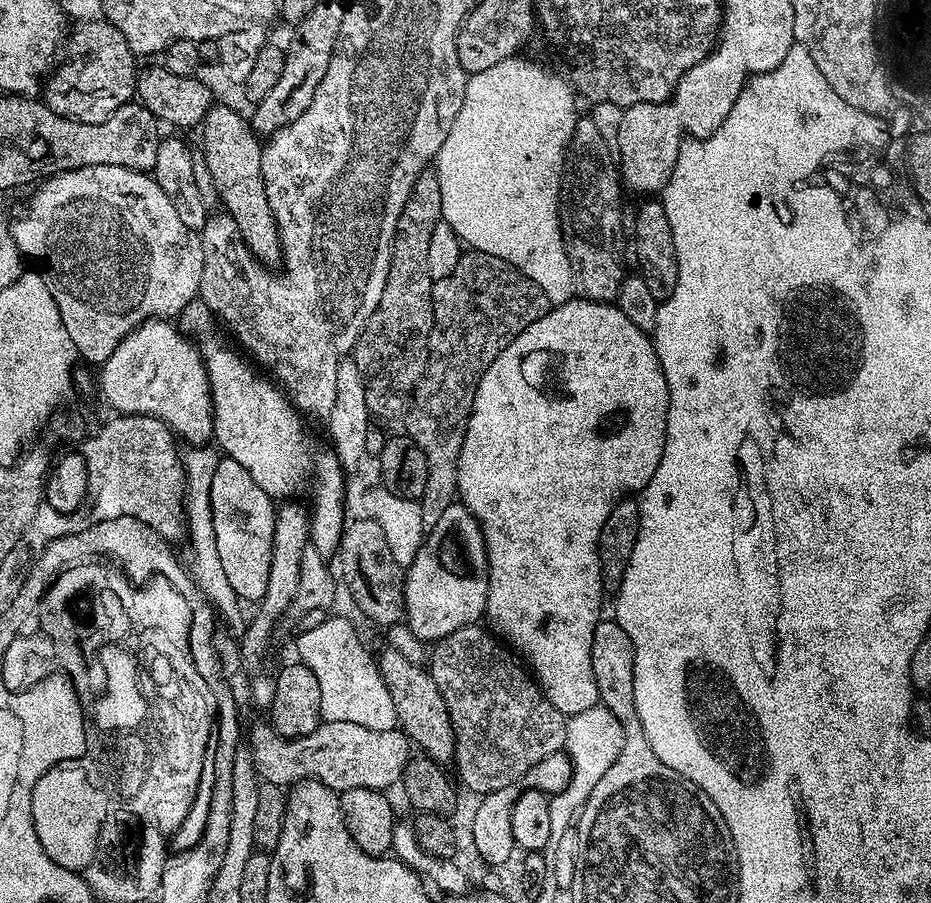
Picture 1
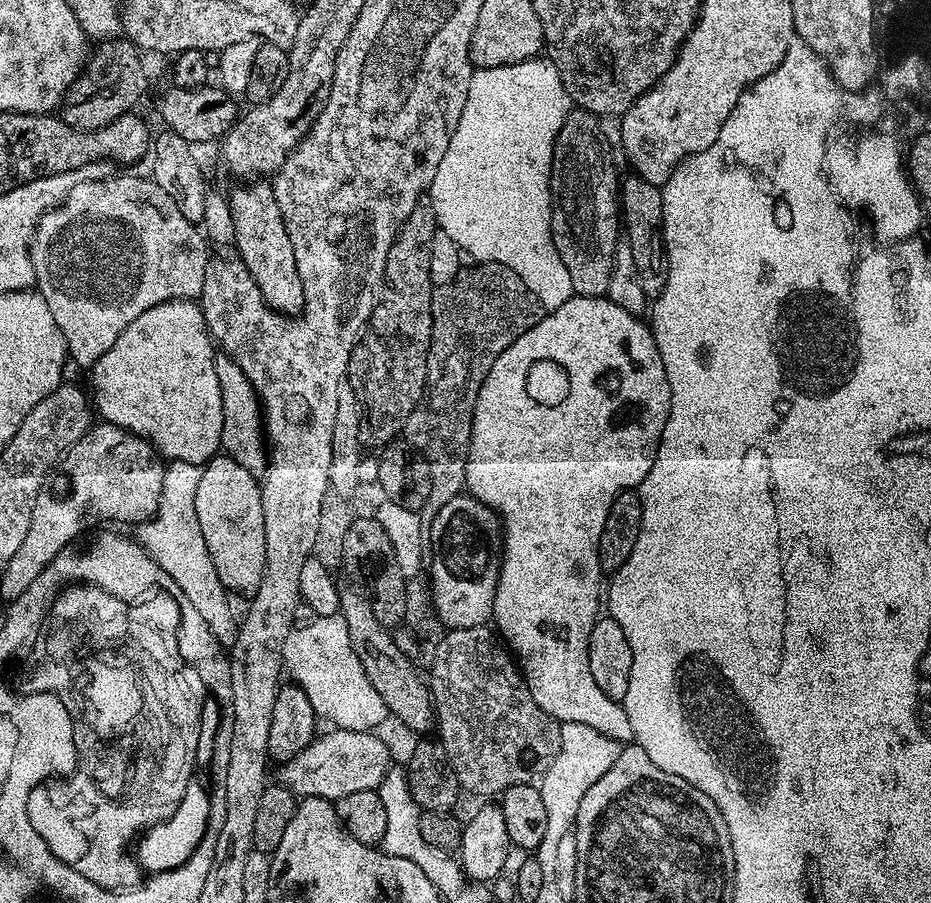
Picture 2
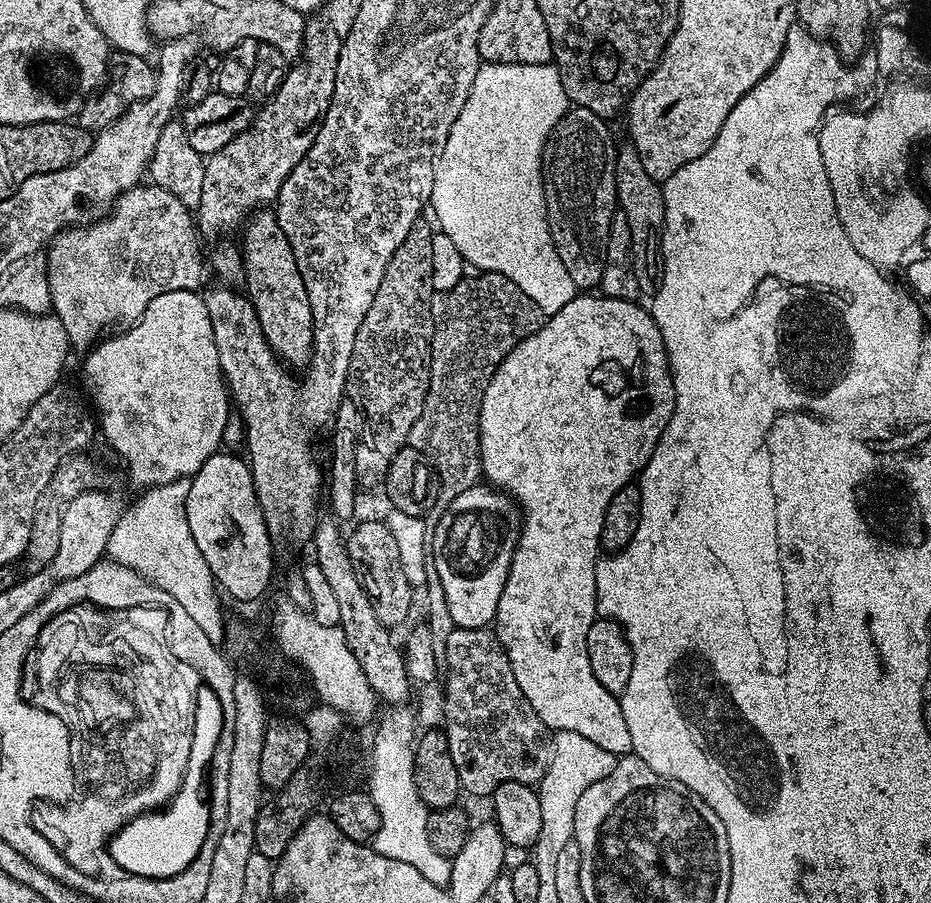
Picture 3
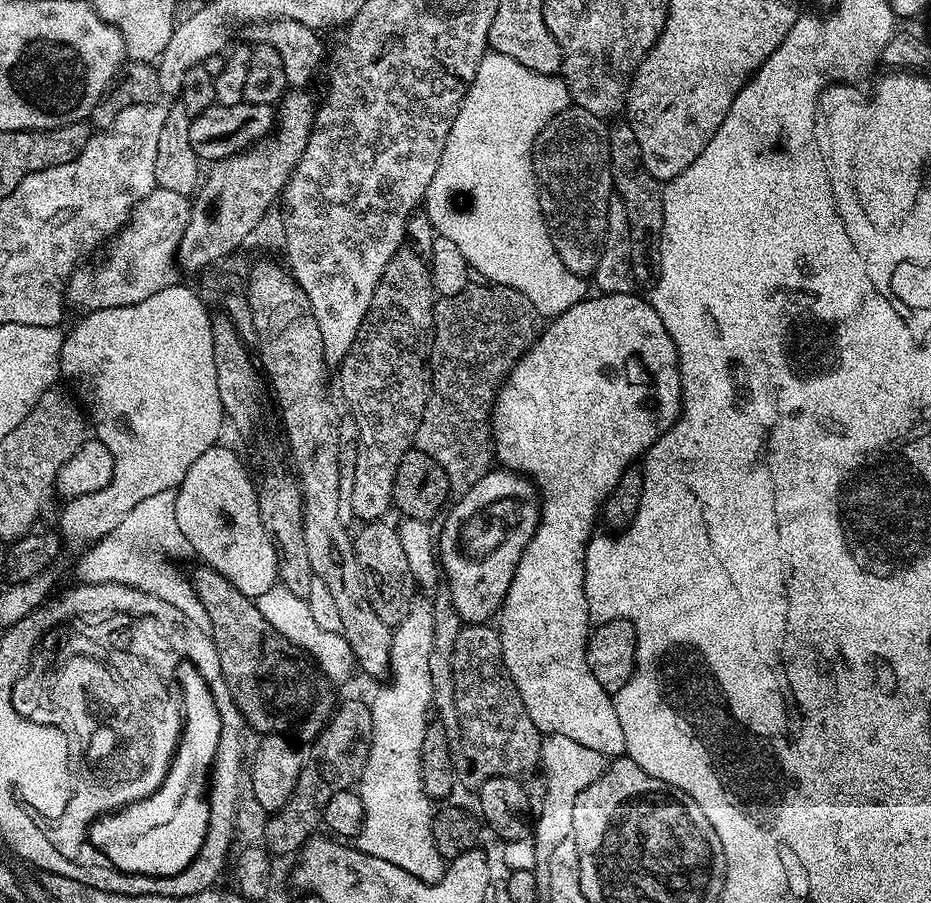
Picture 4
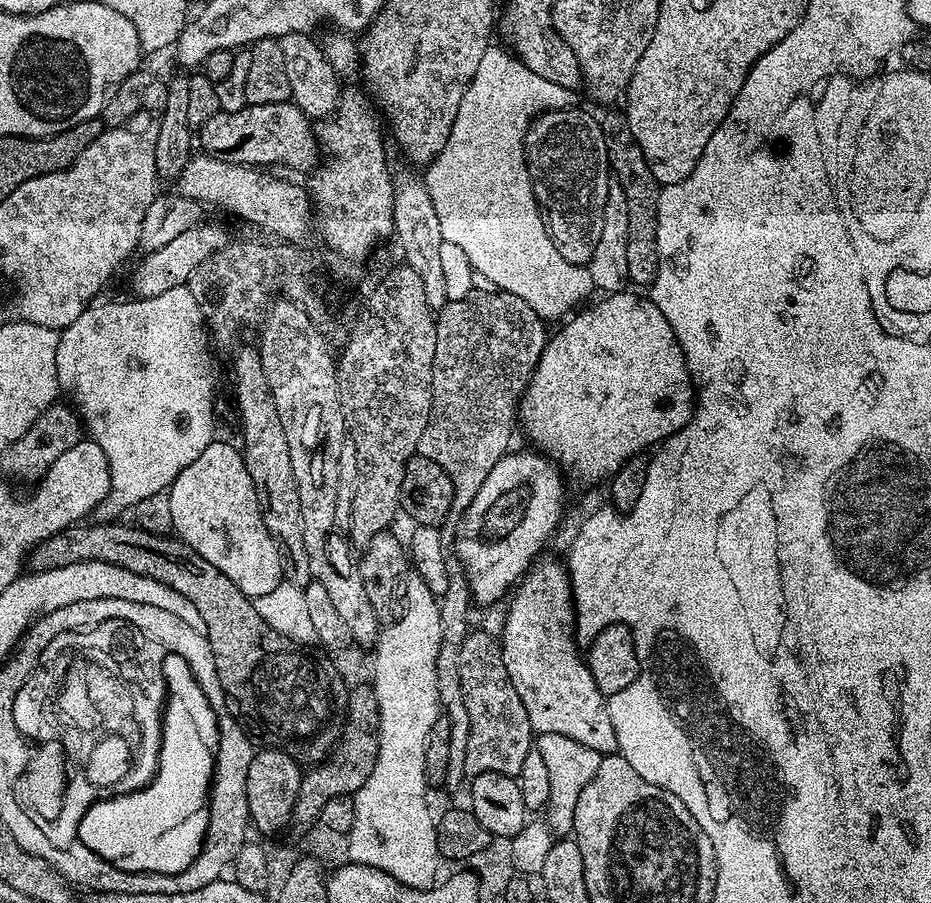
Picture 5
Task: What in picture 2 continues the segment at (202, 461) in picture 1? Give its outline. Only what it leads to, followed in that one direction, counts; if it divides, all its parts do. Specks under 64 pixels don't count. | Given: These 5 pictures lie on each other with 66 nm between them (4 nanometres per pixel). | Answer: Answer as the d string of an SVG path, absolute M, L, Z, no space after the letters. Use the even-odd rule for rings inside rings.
M172 462L164 470L164 486L160 505L151 520L135 529L134 536L148 557L163 570L165 577L180 587L179 595L193 604L210 626L219 644L230 646L236 640L238 616L232 613L229 593L214 570L210 550L206 550L206 538L202 538L202 526L198 526L198 510L194 510L194 494L198 494L198 478L201 465Z

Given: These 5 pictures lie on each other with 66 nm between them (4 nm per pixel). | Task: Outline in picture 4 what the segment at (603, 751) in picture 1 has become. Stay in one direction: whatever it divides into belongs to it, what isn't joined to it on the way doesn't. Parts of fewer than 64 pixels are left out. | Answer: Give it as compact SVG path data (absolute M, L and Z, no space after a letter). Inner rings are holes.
M562 734L545 735L540 746L540 763L544 772L544 805L540 808L540 817L534 820L534 826L540 830L540 848L557 848L561 842L572 839L574 826L574 802L590 782L598 782L598 778L606 767L606 757L598 754L598 750L590 750L590 746L582 746L582 742L574 742L574 738L562 738Z

